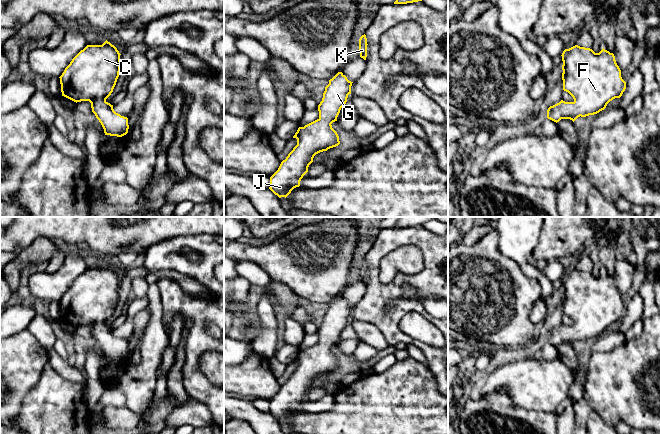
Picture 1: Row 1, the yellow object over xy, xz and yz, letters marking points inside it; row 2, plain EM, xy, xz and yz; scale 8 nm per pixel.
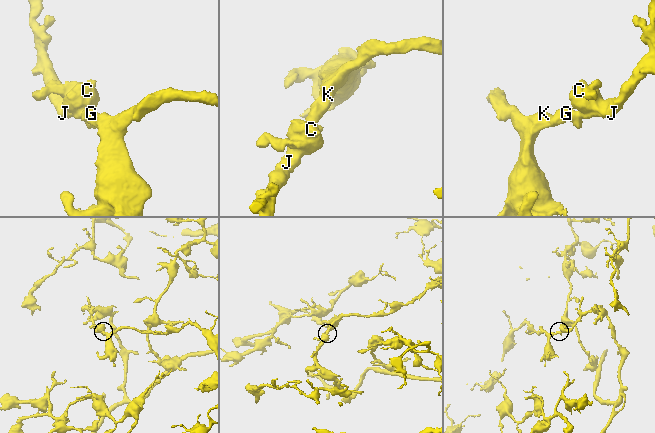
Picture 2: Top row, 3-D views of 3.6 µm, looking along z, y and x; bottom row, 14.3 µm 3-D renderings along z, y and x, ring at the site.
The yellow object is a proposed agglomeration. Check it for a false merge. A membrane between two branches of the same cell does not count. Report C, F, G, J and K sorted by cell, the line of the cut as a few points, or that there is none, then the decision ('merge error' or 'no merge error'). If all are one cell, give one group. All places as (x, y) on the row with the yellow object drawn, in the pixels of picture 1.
C F G J K | no cut | no merge error

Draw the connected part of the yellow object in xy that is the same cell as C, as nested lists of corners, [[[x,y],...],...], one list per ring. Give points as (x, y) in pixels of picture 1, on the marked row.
[[[107,40],[102,45],[87,45],[59,77],[62,96],[76,103],[89,101],[105,135],[117,137],[128,133],[128,118],[116,113],[106,99],[119,77],[120,55]]]

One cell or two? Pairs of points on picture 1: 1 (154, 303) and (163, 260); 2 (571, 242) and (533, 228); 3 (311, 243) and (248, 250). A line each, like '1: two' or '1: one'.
1: two
2: two
3: one

